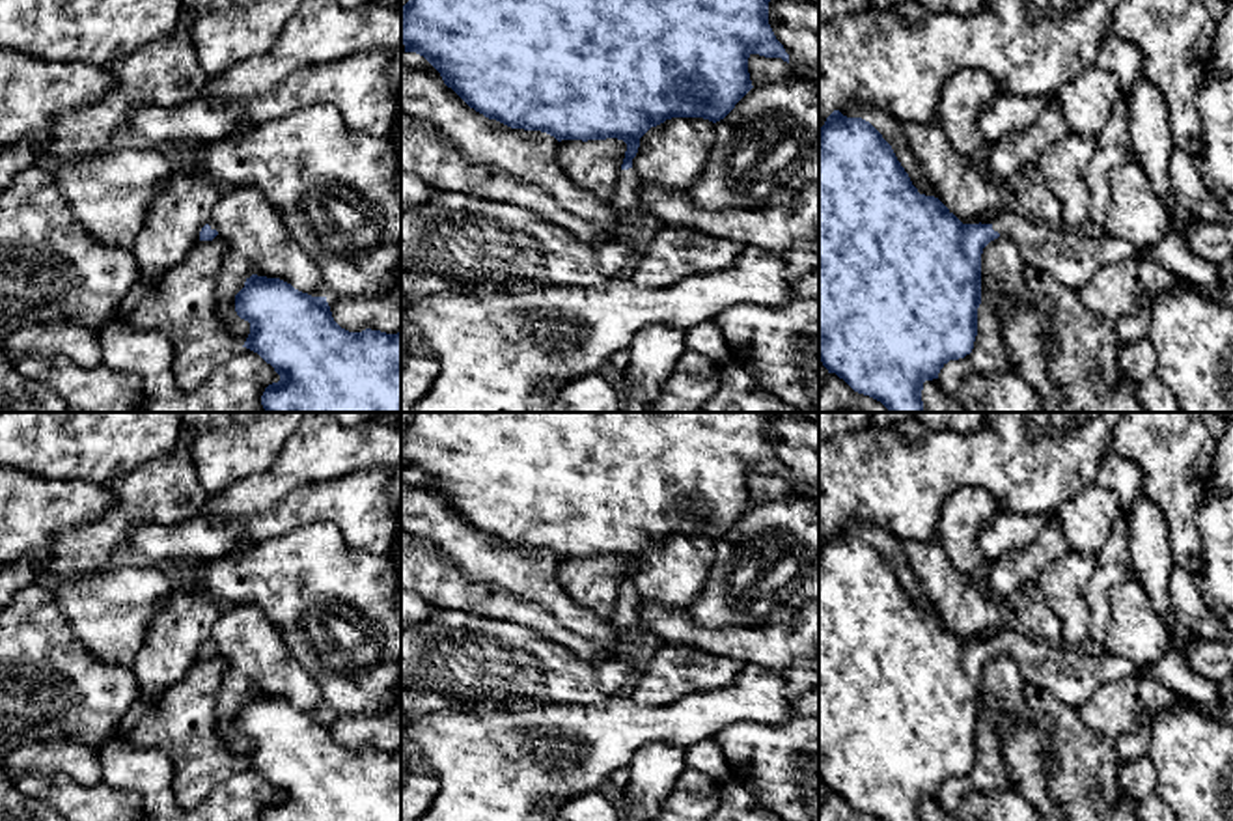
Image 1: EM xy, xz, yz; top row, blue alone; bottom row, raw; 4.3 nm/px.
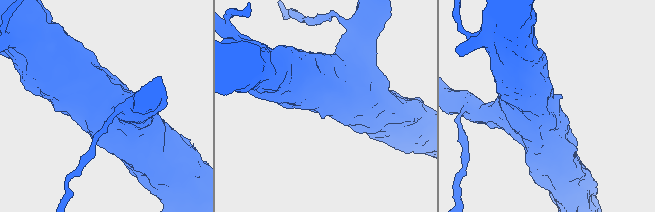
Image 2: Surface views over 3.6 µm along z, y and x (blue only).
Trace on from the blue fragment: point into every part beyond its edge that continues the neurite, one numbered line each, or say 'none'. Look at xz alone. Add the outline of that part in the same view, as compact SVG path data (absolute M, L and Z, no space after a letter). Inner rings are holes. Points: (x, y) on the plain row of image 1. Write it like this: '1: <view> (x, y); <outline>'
1: xz (625, 620); M634 586L619 590L616 610L608 619L616 629L617 638L632 647L629 653L623 653L619 657L629 659L642 668L644 661L657 642L647 634L642 625L640 597Z

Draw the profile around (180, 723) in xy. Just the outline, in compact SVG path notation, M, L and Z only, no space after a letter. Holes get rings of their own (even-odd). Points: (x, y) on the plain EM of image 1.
M220 653L213 659L198 659L187 675L155 702L140 694L112 735L132 746L153 748L166 756L170 767L168 786L181 810L194 808L239 767L237 758L222 744L215 722L216 694L228 668L229 664Z

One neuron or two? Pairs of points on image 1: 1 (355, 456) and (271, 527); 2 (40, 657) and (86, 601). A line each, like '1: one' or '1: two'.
1: two
2: two

